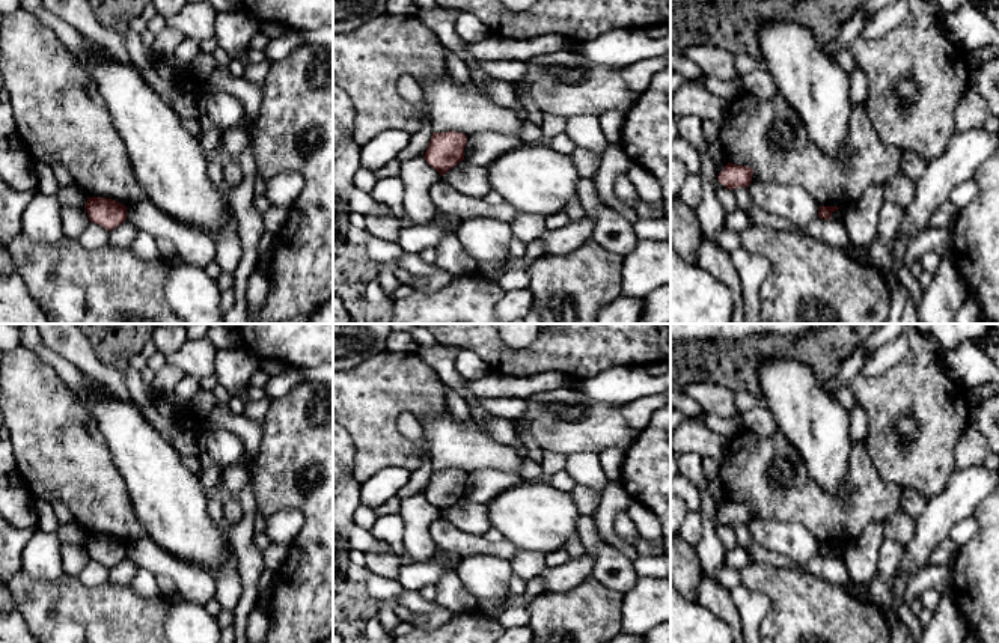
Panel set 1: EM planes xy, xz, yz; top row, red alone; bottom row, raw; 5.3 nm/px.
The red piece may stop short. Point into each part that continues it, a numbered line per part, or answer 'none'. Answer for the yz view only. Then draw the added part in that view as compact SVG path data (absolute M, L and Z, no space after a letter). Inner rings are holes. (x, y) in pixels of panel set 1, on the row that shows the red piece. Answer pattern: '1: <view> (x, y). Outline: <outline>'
none

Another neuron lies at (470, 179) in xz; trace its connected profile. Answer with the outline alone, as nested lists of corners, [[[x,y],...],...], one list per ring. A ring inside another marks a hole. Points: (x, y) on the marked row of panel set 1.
[[[467,160],[460,161],[446,172],[441,181],[451,184],[458,193],[469,197],[484,199],[491,191],[488,167],[472,164]]]

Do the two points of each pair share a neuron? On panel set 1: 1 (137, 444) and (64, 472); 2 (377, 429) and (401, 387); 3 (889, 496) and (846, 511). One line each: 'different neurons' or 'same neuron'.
1: different neurons
2: same neuron
3: same neuron

